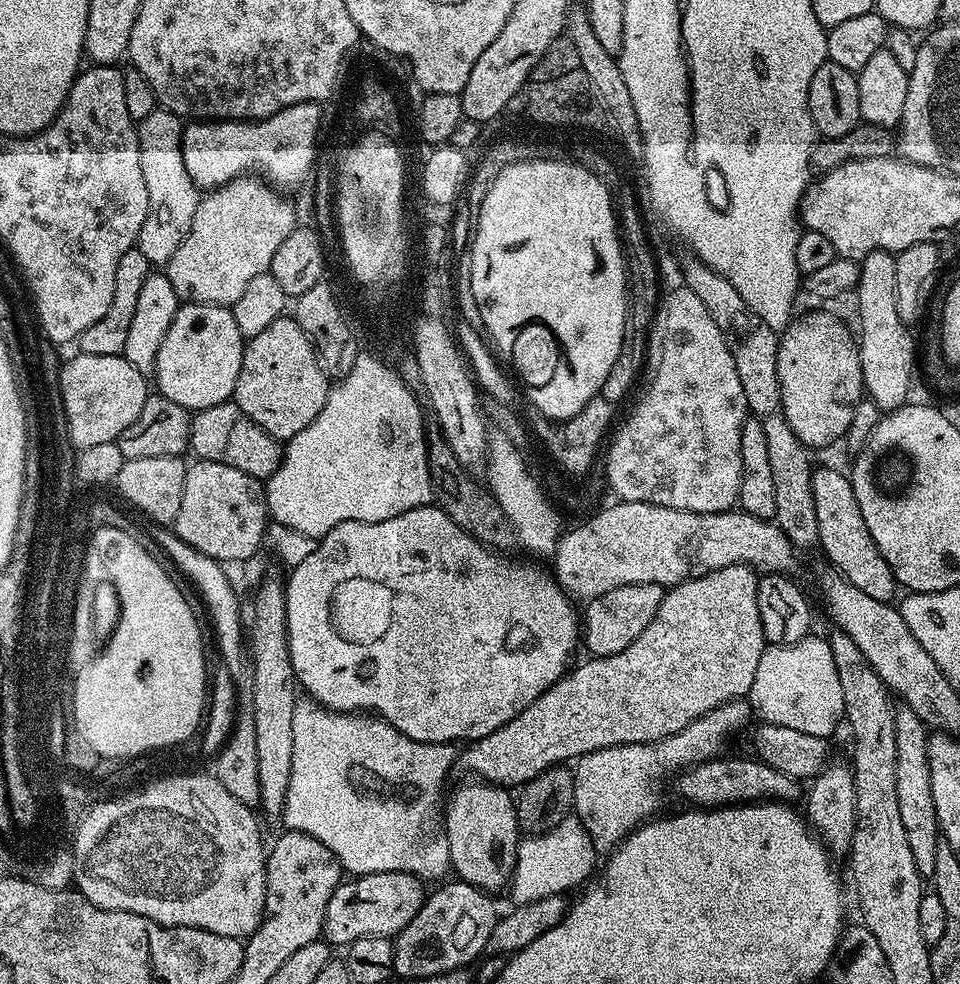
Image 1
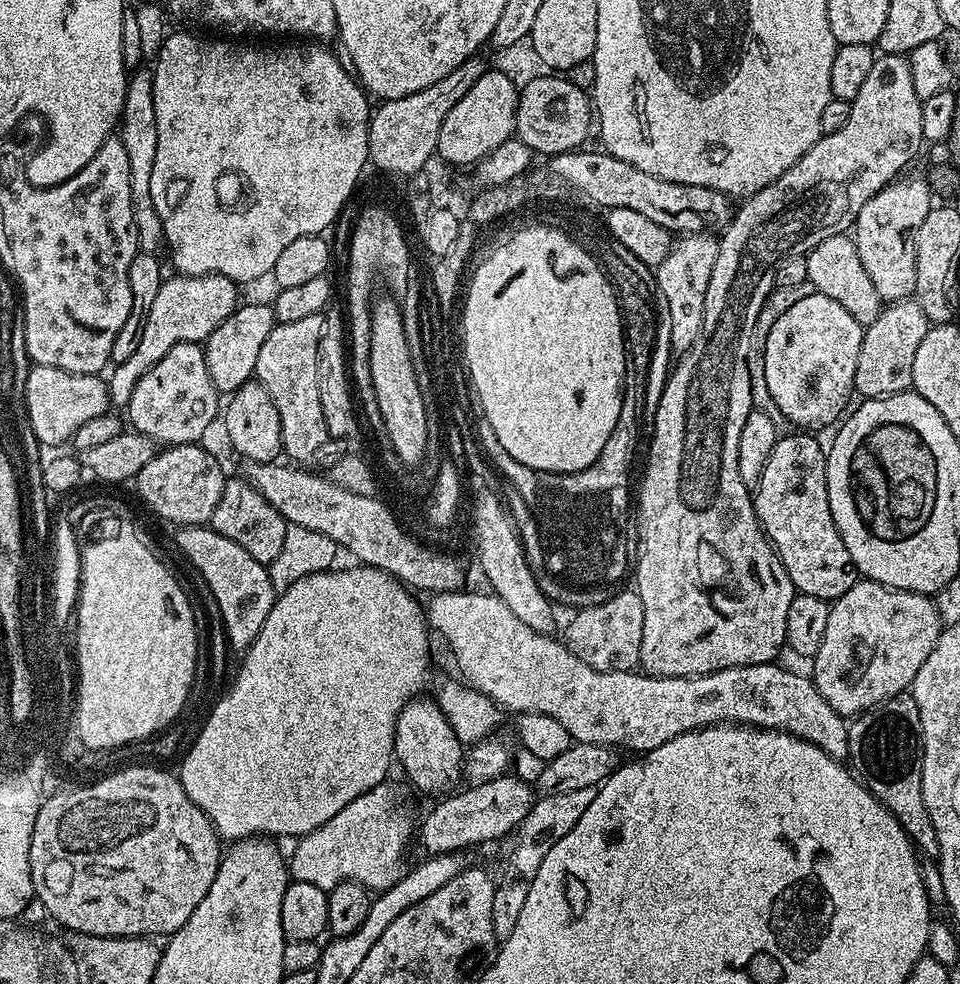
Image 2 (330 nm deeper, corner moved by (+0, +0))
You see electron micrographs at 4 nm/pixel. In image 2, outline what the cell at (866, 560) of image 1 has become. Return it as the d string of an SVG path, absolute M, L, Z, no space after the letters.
M781 435L777 439L774 450L766 462L766 470L762 472L760 484L754 489L756 516L760 519L768 539L775 546L777 554L780 555L782 566L786 566L786 574L790 574L793 589L797 593L805 592L814 598L831 602L856 585L856 563L850 558L850 550L846 550L846 542L842 542L842 534L838 534L834 514L830 514L828 458L825 445L820 445L812 437L815 435L796 435L800 436Z

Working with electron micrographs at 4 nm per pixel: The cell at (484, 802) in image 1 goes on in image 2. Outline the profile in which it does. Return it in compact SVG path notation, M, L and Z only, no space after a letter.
M424 699L409 700L398 714L394 730L394 760L418 791L444 794L456 779L461 779L466 748L458 734L454 734L439 703L435 699Z

